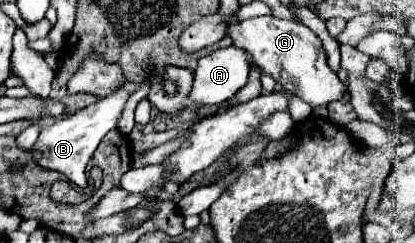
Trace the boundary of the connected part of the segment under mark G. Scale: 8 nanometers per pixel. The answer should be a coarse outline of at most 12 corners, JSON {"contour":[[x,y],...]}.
{"contour":[[304,24],[230,26],[236,48],[314,110],[350,96]]}

